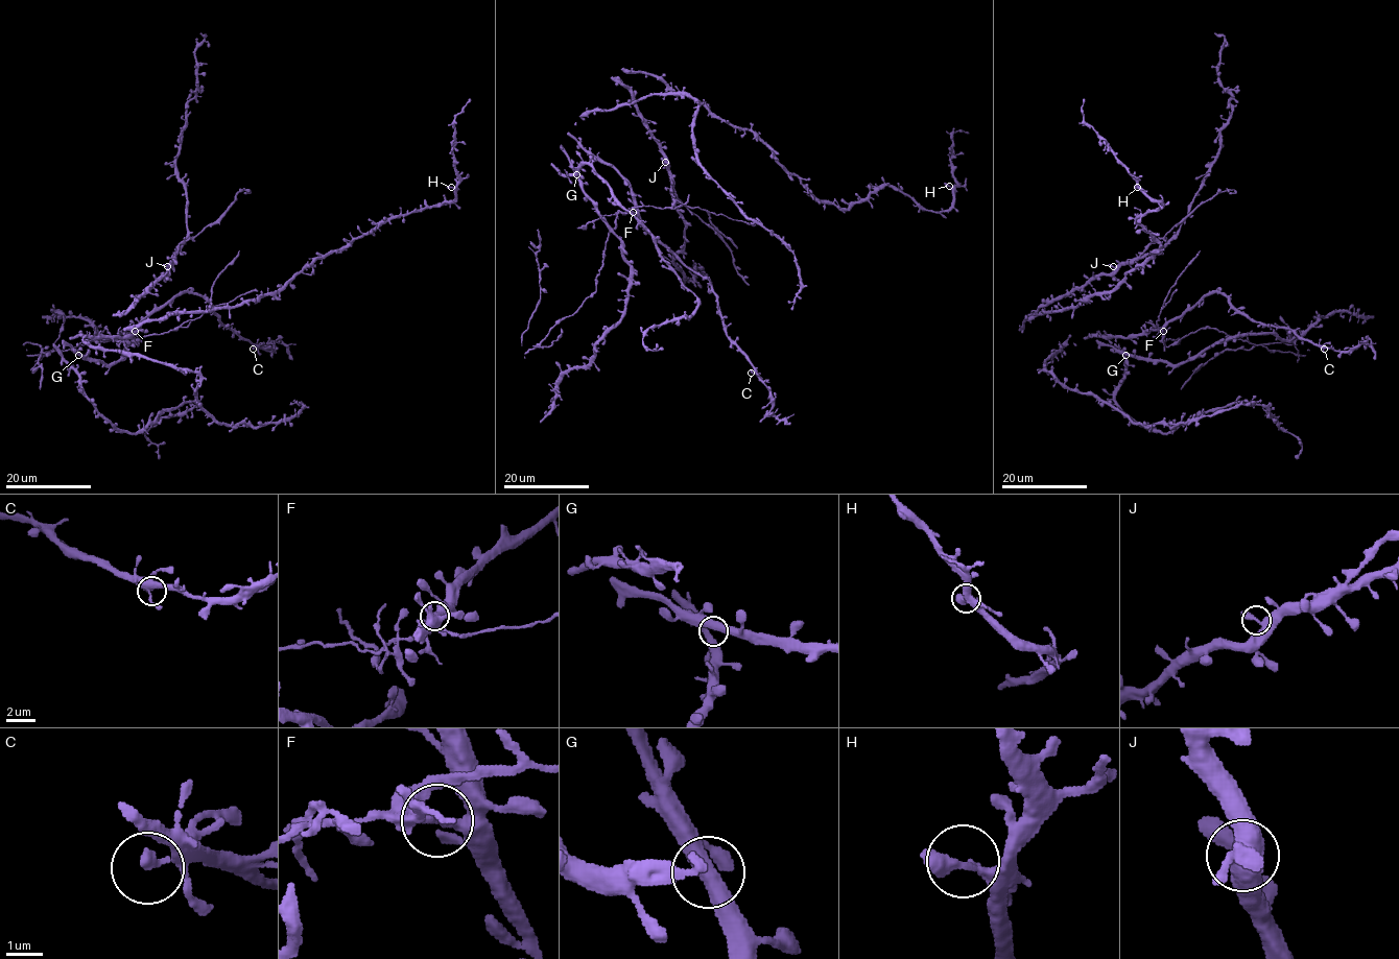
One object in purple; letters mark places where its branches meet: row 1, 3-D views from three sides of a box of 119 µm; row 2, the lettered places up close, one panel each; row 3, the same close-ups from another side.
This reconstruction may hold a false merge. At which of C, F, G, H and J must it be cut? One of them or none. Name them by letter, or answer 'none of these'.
F

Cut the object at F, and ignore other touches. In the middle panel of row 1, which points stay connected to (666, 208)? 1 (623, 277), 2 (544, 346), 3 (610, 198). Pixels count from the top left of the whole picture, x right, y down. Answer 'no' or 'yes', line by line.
1: no
2: yes
3: no

